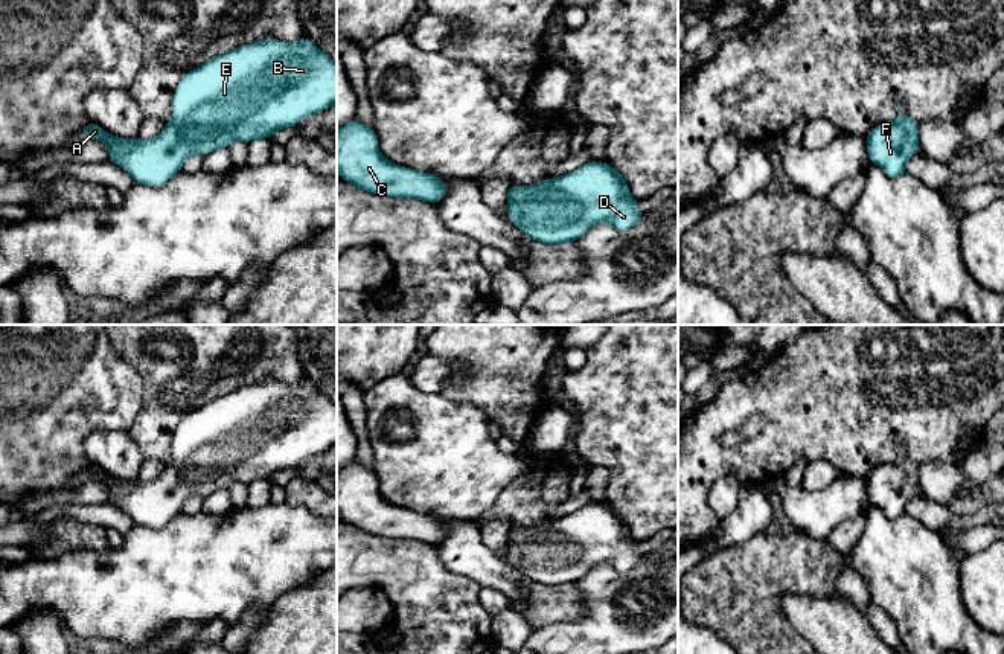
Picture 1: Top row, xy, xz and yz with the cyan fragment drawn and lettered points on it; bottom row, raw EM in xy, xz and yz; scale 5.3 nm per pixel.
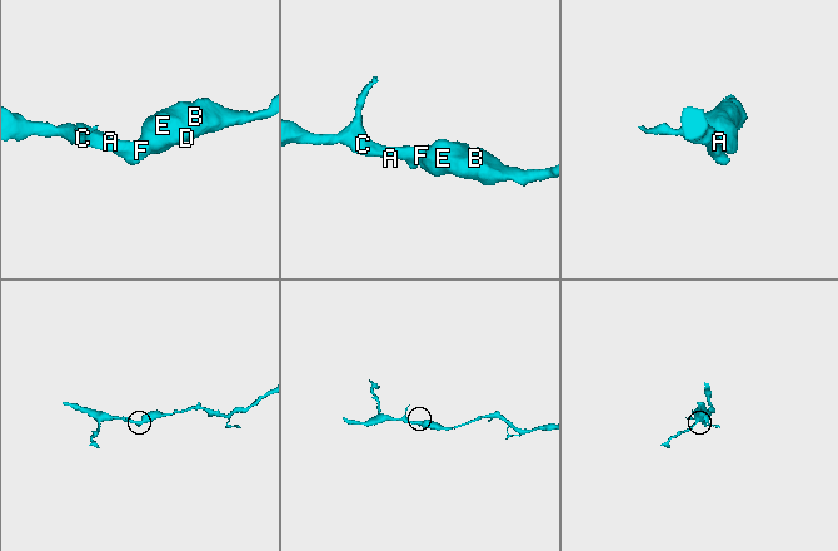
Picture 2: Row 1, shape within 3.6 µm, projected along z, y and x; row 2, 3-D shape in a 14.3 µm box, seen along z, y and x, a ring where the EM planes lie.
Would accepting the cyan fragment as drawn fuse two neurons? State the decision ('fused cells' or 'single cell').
single cell

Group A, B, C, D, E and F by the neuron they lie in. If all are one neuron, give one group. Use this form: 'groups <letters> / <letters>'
groups A B C D E F

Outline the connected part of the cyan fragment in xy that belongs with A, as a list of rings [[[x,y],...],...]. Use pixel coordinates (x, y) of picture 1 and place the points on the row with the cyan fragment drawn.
[[[305,37],[294,43],[265,38],[218,55],[187,72],[174,91],[172,117],[157,137],[149,140],[122,139],[108,134],[91,120],[81,136],[104,142],[111,162],[126,169],[134,183],[157,188],[177,175],[184,160],[193,154],[206,155],[215,149],[229,148],[235,140],[248,143],[254,139],[270,139],[273,133],[293,128],[303,117],[325,111],[334,104],[337,104],[337,64],[325,52]]]

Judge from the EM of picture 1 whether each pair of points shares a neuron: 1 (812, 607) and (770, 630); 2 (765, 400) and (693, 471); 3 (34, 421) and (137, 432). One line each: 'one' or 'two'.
1: two
2: one
3: two

